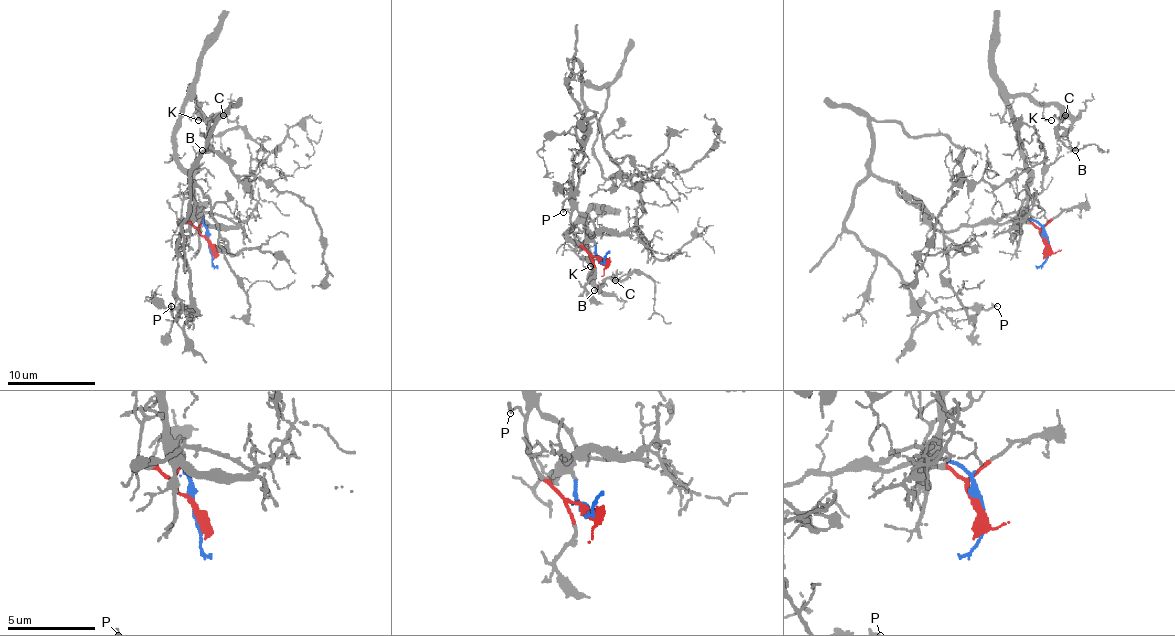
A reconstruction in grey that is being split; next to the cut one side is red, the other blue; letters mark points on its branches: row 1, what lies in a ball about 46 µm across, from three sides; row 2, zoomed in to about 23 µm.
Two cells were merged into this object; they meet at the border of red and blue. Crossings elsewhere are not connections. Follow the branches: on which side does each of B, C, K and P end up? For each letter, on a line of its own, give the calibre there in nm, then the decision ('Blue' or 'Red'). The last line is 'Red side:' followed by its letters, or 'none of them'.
B: Thickness 50 nm. Blue
C: Thickness 110 nm. Blue
K: Thickness 110 nm. Blue
P: Thickness 180 nm. Red
Red side: P

